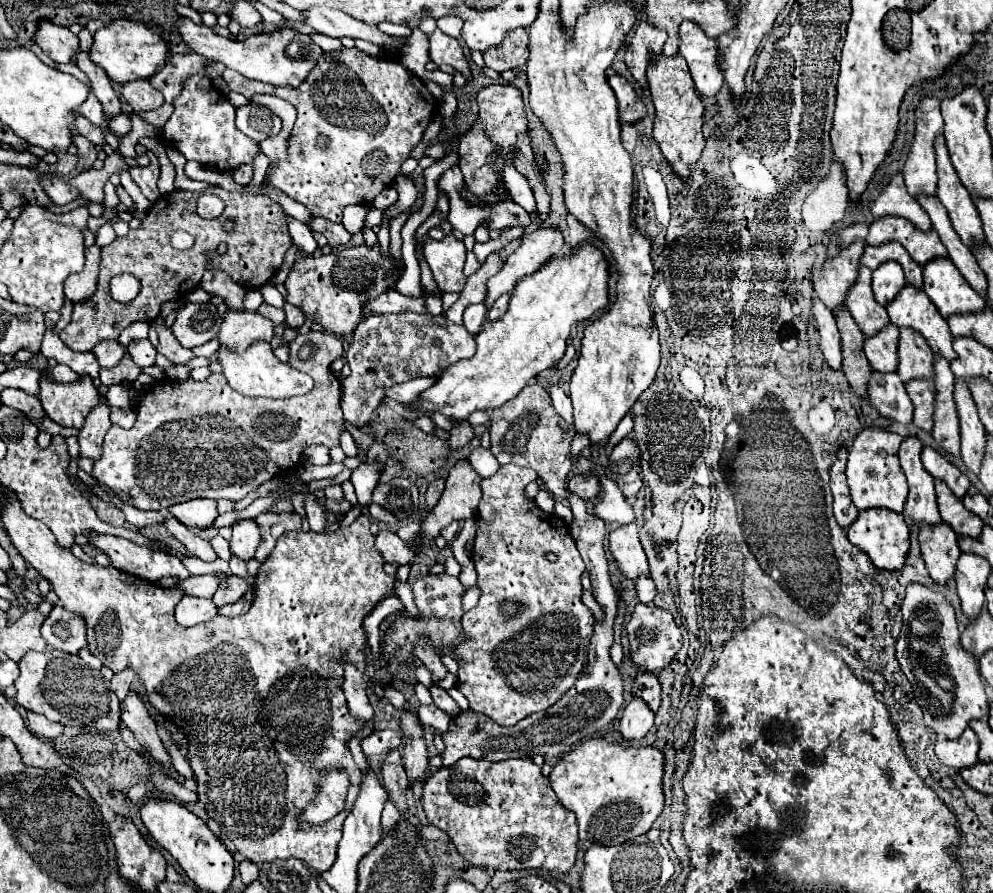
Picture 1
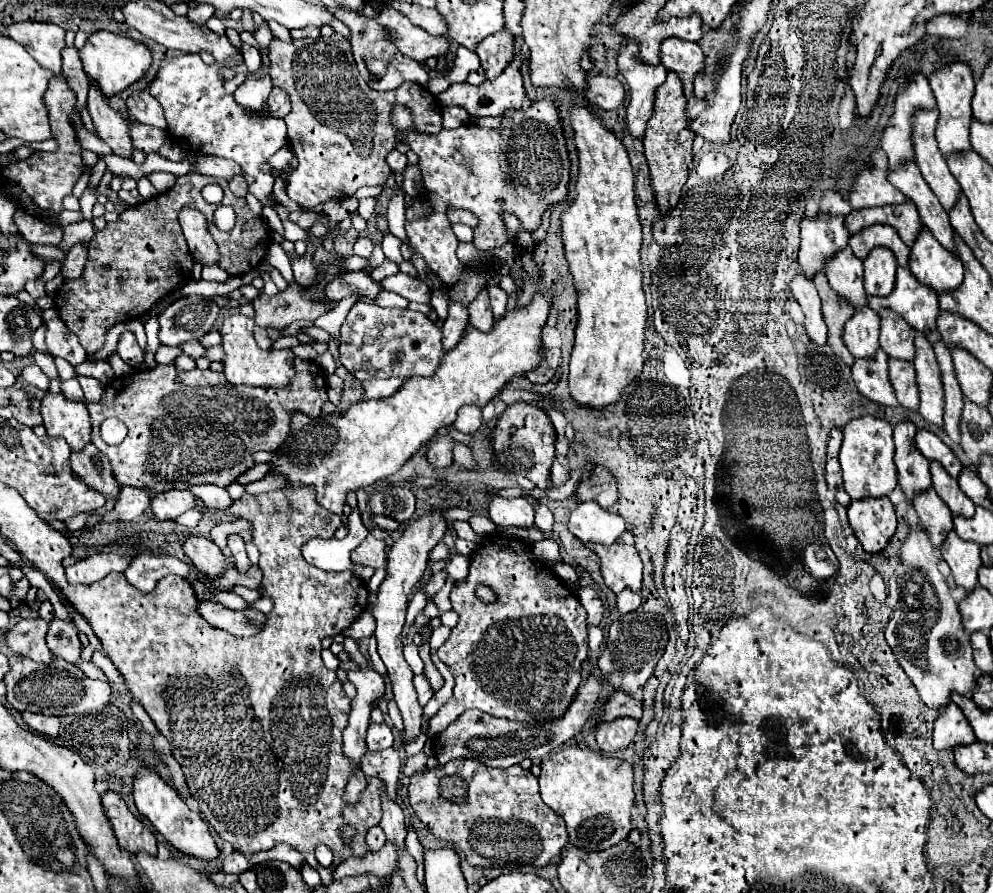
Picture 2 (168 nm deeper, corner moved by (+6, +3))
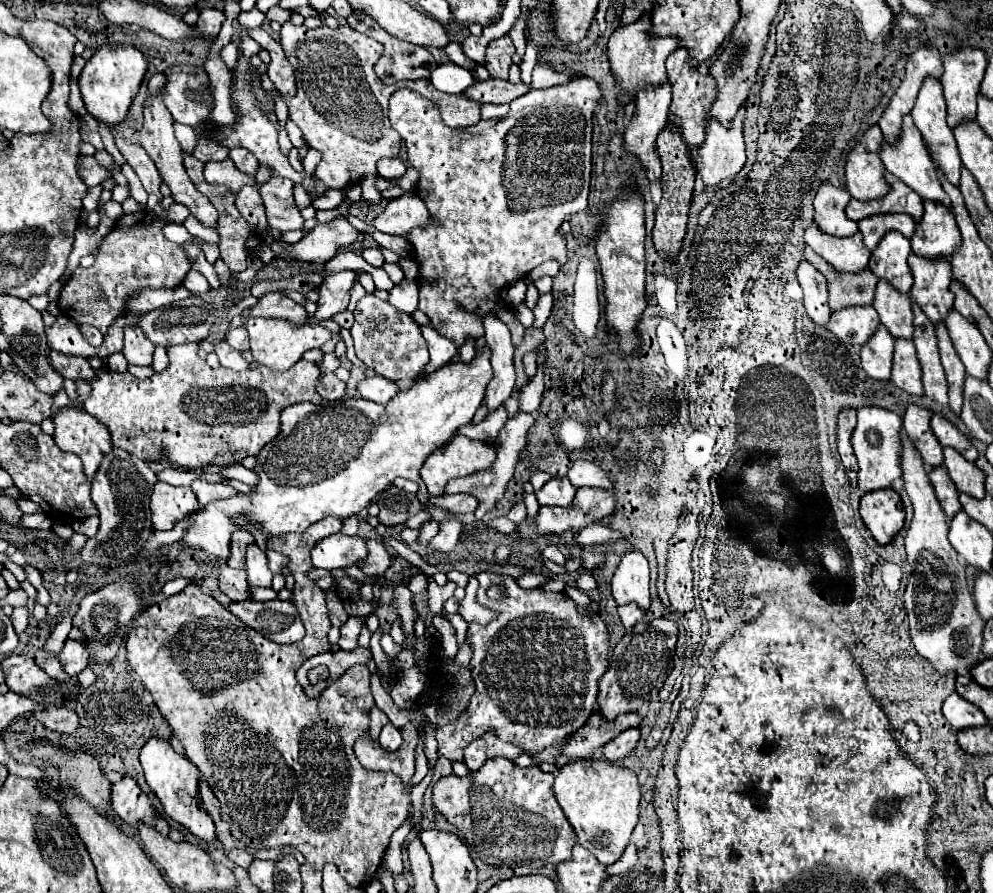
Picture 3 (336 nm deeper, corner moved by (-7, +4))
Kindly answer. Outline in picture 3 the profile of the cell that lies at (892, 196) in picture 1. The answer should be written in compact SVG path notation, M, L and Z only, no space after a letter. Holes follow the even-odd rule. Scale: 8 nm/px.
M872 125L846 159L846 191L858 201L872 201L890 189L884 179L884 165L878 157L884 137L878 125Z

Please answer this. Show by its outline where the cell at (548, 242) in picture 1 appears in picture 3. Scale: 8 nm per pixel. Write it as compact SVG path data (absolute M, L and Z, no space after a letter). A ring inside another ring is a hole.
M488 315L484 319L486 327L486 345L490 347L490 363L492 363L492 379L486 389L486 403L488 409L494 411L500 407L514 391L514 347L510 341L508 327L496 319L494 315Z

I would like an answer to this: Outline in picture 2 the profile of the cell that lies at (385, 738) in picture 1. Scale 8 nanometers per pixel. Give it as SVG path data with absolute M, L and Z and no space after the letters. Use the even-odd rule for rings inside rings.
M369 724L367 730L367 748L369 750L385 750L393 746L393 734L387 724Z

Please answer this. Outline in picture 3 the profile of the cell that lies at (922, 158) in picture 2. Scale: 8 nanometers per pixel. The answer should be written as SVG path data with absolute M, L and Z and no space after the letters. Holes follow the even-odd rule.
M934 77L924 79L922 89L920 89L920 93L916 97L916 103L914 103L914 109L912 109L912 117L914 117L914 123L916 123L916 127L920 129L920 133L924 137L924 143L926 143L930 155L932 155L932 161L938 163L938 167L944 171L944 175L950 183L958 185L962 161L960 161L960 155L958 155L958 147L954 143L952 129L946 123L946 103L944 103L942 85L940 85L938 79L934 79Z

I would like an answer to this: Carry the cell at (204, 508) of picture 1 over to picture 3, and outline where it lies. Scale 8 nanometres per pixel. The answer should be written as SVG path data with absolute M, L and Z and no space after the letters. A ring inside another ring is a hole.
M156 483L150 497L152 525L158 531L172 529L174 523L200 509L200 503L190 487L174 487L168 483Z

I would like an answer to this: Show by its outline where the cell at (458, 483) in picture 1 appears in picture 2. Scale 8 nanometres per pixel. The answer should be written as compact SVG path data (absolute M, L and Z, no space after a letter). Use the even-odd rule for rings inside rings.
M453 492L439 506L435 506L427 514L423 514L421 518L417 518L411 524L405 526L401 538L391 546L391 550L387 554L387 578L377 592L377 604L369 604L369 608L367 608L377 620L377 630L375 630L377 652L381 656L383 664L387 666L387 674L389 674L389 682L391 682L391 688L393 688L393 694L395 694L395 702L397 702L401 718L403 718L403 730L399 732L401 738L403 738L403 744L409 744L411 740L415 740L421 734L421 716L423 716L423 710L417 702L417 694L415 694L415 688L413 688L413 682L411 682L413 672L411 672L411 668L407 666L407 662L403 660L403 654L401 654L403 652L401 628L405 624L407 602L409 602L409 596L413 594L413 588L419 584L419 580L421 580L421 576L427 568L429 552L447 532L447 520L443 516L443 510L457 508L459 504L461 504L461 496L457 492Z

